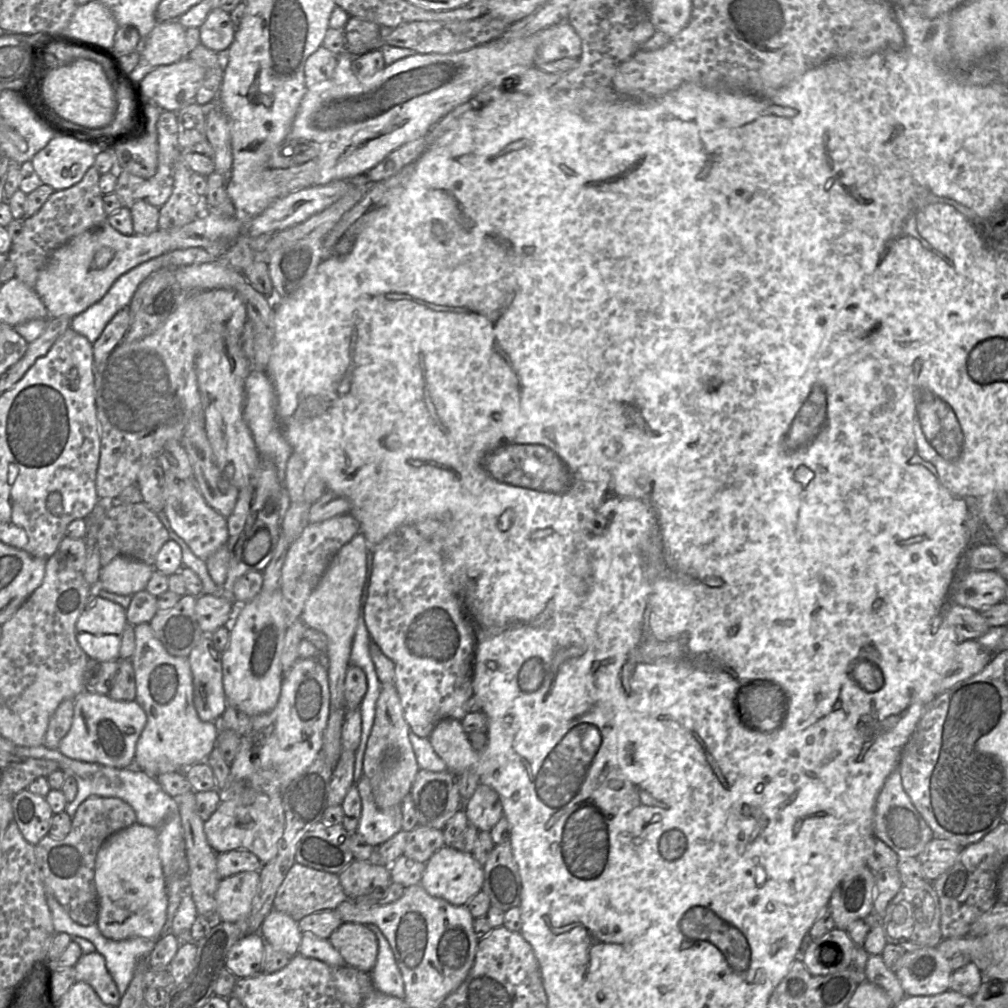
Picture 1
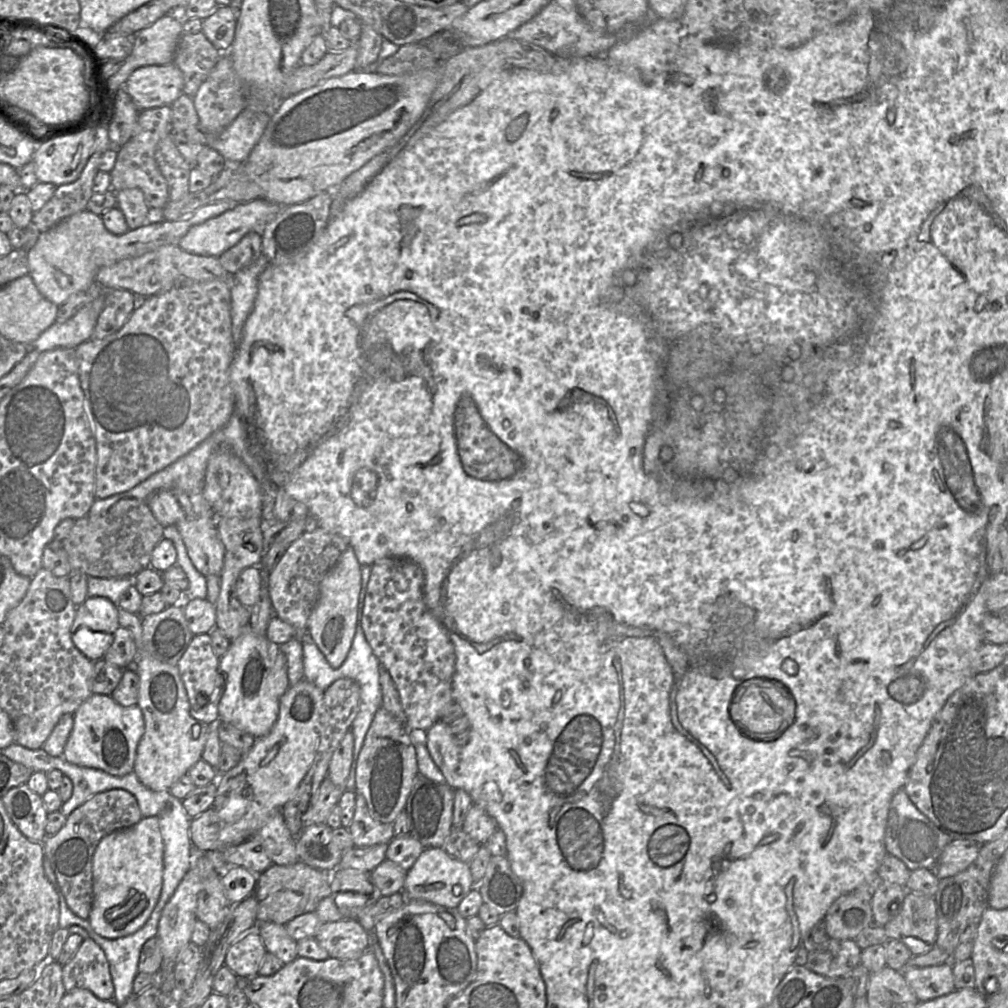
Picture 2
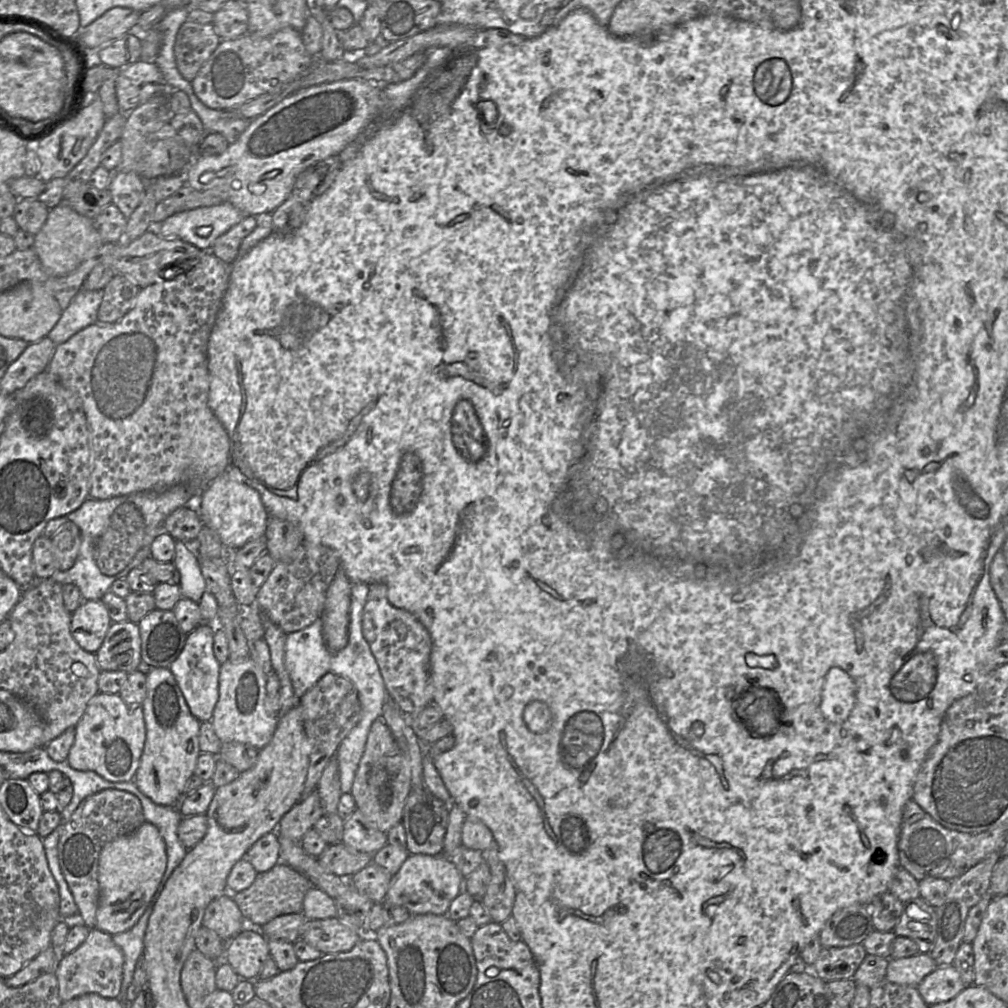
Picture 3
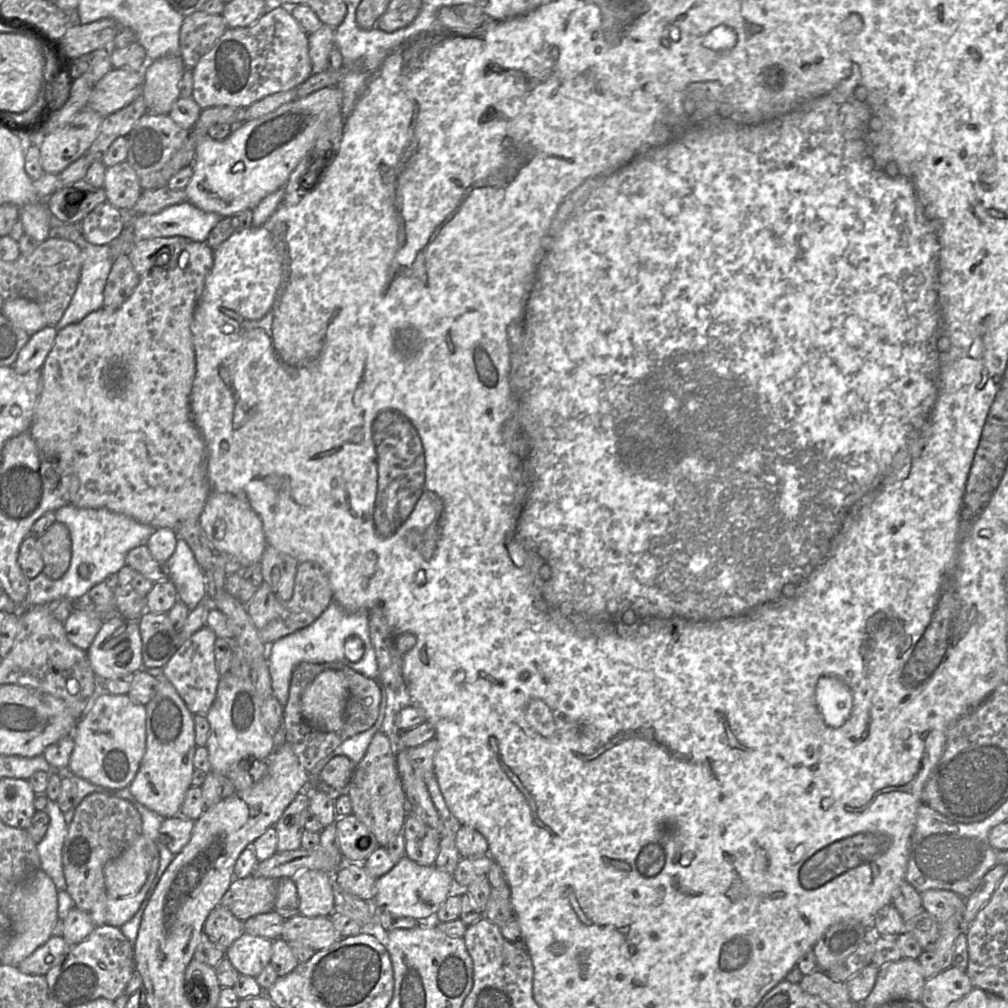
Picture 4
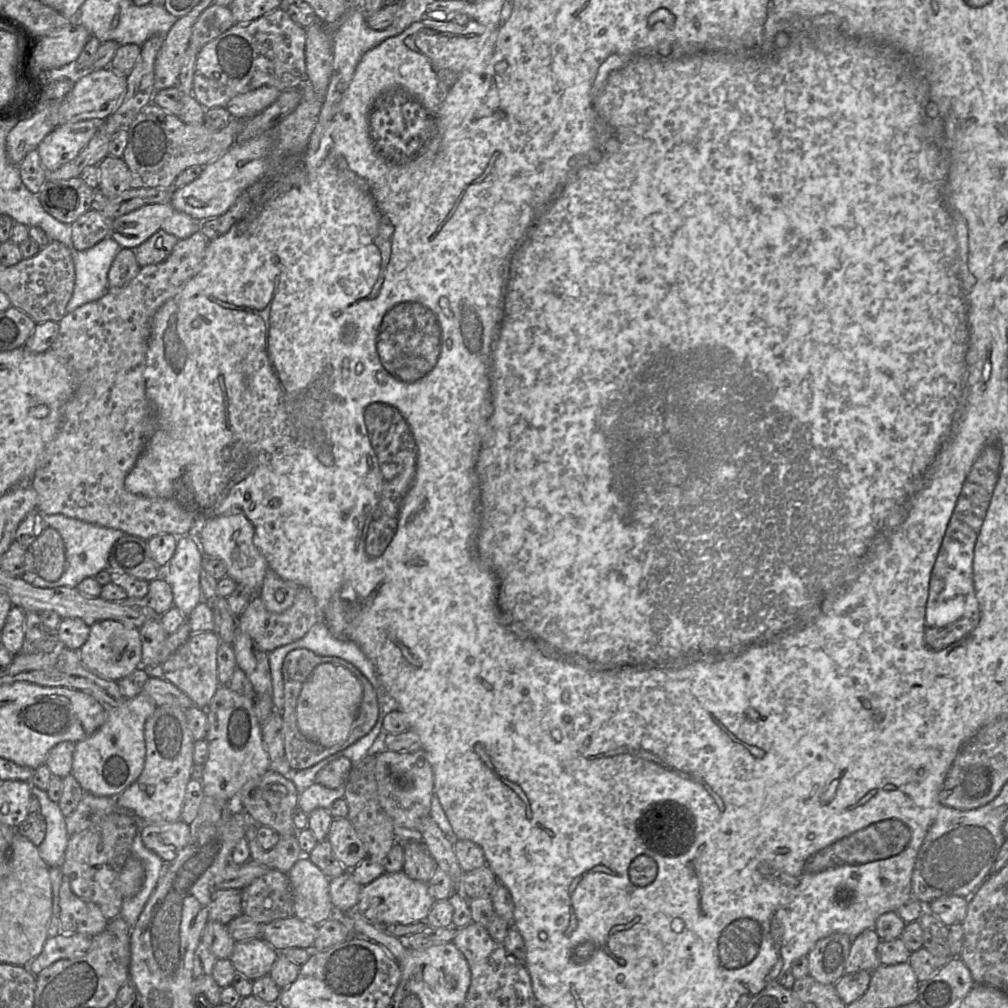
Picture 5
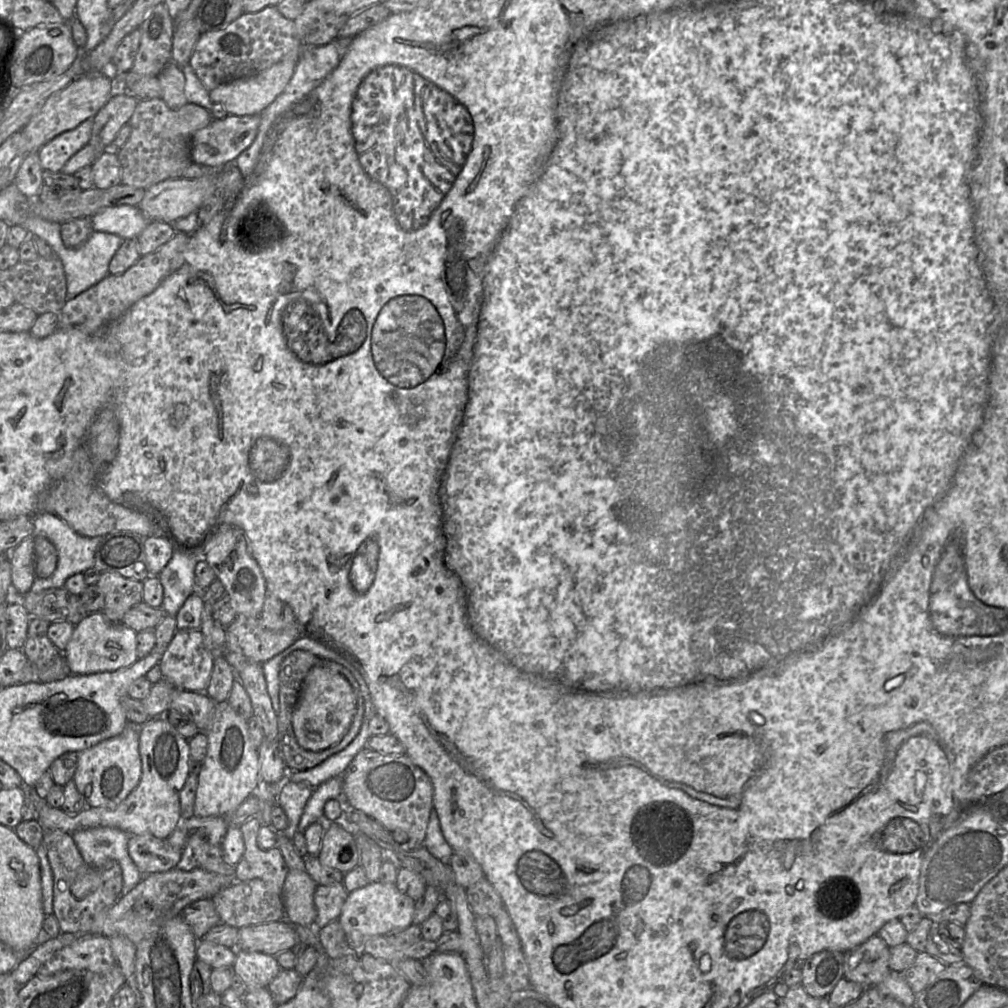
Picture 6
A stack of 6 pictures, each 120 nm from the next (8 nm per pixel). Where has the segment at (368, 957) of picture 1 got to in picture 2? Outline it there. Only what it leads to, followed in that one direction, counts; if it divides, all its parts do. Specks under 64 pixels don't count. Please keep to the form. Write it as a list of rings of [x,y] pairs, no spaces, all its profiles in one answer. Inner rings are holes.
[[[357,920],[321,923],[314,938],[330,957],[338,959],[357,959],[371,949],[371,933]]]

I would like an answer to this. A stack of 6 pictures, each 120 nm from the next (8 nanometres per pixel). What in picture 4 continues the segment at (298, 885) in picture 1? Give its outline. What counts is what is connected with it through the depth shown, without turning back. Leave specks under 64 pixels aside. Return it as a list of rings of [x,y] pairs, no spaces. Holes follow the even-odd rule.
[[[252,875],[243,879],[233,879],[220,905],[243,922],[255,915],[272,912],[278,880]]]

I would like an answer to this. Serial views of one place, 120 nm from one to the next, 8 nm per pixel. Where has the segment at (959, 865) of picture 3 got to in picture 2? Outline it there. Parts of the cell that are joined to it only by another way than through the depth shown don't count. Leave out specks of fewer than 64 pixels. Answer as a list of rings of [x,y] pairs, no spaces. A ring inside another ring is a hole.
[[[904,788],[892,797],[885,828],[885,849],[888,854],[900,859],[910,871],[932,869],[945,846],[953,840],[951,836],[935,826],[910,800]]]

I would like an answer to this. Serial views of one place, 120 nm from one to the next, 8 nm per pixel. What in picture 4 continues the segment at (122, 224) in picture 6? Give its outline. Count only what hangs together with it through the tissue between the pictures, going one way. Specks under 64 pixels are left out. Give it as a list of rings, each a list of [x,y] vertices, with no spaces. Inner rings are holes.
[[[186,201],[156,214],[133,217],[134,243],[157,237],[182,236],[189,241],[207,242],[210,231],[223,217],[205,212]]]

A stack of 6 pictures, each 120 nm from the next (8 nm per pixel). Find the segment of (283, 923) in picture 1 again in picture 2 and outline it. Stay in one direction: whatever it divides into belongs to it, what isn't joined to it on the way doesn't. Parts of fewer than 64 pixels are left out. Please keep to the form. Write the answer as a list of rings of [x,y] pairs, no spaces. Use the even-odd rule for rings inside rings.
[[[258,923],[258,932],[267,952],[274,954],[283,964],[288,964],[298,957],[297,941],[288,934],[285,925]]]

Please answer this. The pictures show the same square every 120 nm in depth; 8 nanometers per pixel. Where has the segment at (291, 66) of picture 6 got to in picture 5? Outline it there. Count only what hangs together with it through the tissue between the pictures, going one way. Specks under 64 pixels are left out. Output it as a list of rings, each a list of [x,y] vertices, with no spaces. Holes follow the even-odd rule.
[[[262,86],[236,95],[228,102],[226,109],[232,118],[246,120],[271,105],[280,94],[281,91],[275,87]]]

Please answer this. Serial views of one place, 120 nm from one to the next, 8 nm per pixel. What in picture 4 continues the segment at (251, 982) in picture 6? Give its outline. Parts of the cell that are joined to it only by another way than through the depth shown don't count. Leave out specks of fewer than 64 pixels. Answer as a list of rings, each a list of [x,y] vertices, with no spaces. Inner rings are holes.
[[[244,932],[225,951],[240,975],[257,977],[271,962],[273,940]]]

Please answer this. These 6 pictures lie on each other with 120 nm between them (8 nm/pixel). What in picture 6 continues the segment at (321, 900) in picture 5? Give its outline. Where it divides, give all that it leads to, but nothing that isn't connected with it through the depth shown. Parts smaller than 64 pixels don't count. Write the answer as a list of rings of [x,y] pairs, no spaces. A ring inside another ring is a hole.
[[[289,870],[282,887],[285,919],[292,925],[314,926],[316,882],[305,870]]]

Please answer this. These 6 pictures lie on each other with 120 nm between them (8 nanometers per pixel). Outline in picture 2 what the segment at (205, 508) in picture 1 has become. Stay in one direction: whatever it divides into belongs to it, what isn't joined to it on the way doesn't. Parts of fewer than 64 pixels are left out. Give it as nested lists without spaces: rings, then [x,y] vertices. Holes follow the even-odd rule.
[[[185,517],[175,526],[186,546],[195,568],[205,577],[220,575],[223,569],[225,547],[219,537],[217,520]]]

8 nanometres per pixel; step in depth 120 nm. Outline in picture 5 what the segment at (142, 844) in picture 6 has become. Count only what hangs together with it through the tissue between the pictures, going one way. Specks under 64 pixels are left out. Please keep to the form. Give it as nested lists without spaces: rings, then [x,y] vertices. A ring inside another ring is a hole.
[[[181,819],[172,823],[148,824],[141,832],[144,846],[165,863],[172,862],[188,844],[191,828]]]

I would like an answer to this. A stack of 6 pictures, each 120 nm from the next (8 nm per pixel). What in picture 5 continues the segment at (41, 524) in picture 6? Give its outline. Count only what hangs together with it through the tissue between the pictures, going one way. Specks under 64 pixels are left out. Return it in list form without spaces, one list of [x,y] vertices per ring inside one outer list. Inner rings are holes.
[[[63,514],[43,515],[43,521],[45,526],[55,528],[60,533],[65,546],[66,559],[64,572],[56,581],[44,580],[36,571],[32,575],[28,575],[31,577],[30,584],[39,588],[55,588],[61,586],[76,588],[83,579],[95,577],[101,570],[106,569],[111,547],[125,534],[121,530],[91,524],[76,518],[67,517]]]

